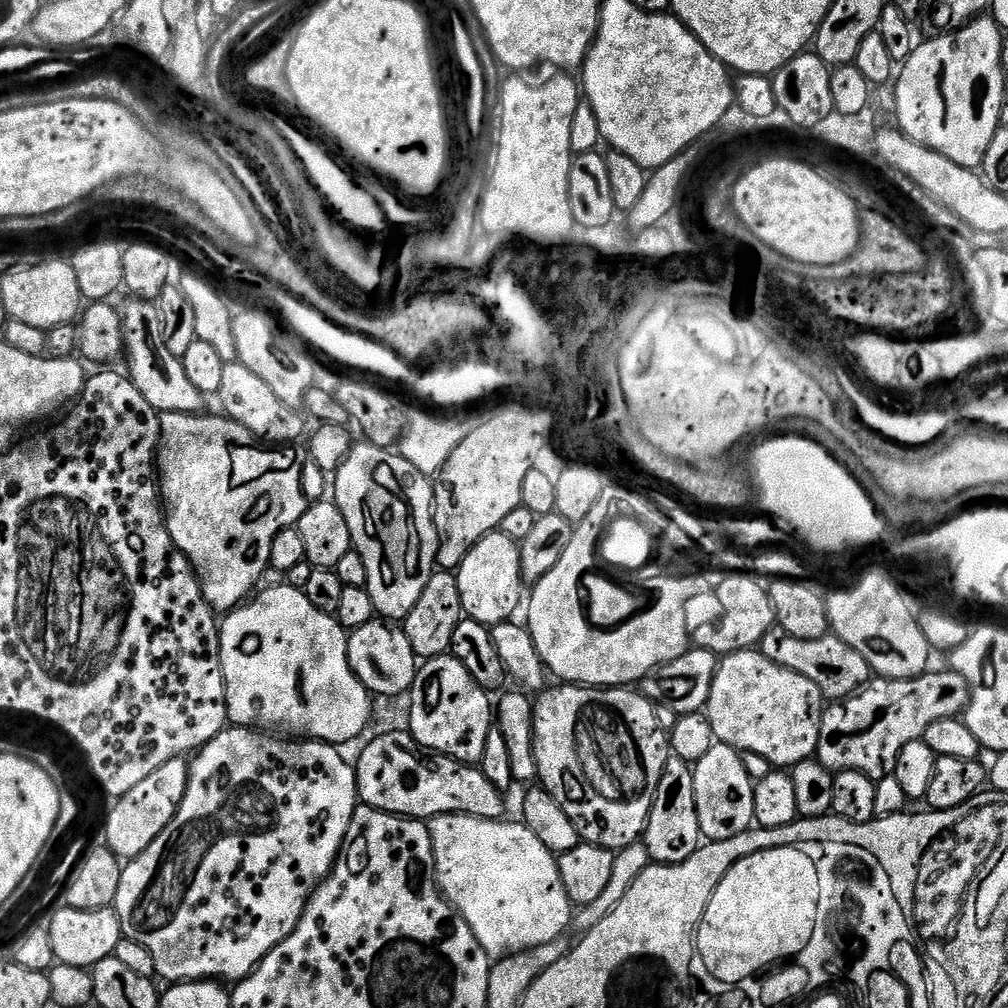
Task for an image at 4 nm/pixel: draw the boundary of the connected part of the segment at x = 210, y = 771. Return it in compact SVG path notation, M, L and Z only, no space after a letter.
M229 726L195 753L196 761L191 761L188 789L178 814L174 814L170 826L166 826L166 830L162 830L162 834L158 834L158 838L154 838L154 842L150 842L142 854L123 865L122 882L118 882L114 905L123 939L138 942L150 950L159 979L168 980L164 982L211 979L217 982L239 982L250 975L260 965L260 960L266 958L266 954L270 954L270 950L274 950L274 946L278 946L278 942L285 940L298 926L308 900L336 864L336 856L344 845L350 818L354 818L354 810L358 807L356 770L340 752L343 751L337 745L325 744L323 740L281 738L264 730Z

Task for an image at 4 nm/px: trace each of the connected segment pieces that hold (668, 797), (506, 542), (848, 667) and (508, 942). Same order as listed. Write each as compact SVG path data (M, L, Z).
M669 758L662 782L658 782L656 797L644 828L642 844L648 847L648 860L657 864L680 864L701 847L702 837L698 826L698 810L694 798L693 765L685 760Z
M497 530L481 538L466 554L460 567L455 569L455 574L467 619L491 626L511 621L519 608L521 611L526 585L522 574L520 544L504 532Z
M773 626L766 630L759 642L758 651L770 658L770 662L794 670L802 674L802 678L810 678L810 682L818 686L818 690L828 702L844 700L847 696L854 695L873 675L872 667L866 662L866 658L862 658L862 654L858 654L854 646L846 646L846 642L842 642L834 634L822 638L794 638L784 635L779 627Z
M453 814L434 816L428 824L432 835L432 849L436 859L436 882L444 899L448 900L460 917L474 930L474 938L490 958L513 956L516 952L554 942L569 930L574 905L562 886L557 857L531 830L523 824L504 824L503 819L483 820L477 816Z

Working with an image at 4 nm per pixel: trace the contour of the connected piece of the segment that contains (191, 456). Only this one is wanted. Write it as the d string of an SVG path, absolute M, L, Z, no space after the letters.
M160 413L158 483L166 505L172 546L192 563L210 607L217 613L227 614L245 603L253 595L252 587L261 583L263 572L269 566L270 542L274 542L283 528L299 525L309 503L325 495L326 473L308 455L307 447L269 444L223 414L204 415Z

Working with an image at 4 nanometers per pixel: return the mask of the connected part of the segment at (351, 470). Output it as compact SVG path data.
M367 442L353 443L350 454L334 474L334 503L342 510L346 526L350 526L354 551L366 562L368 593L376 607L377 617L389 622L402 622L414 610L426 582L430 582L436 562L436 524L432 520L433 481L422 475L399 451L379 448Z

